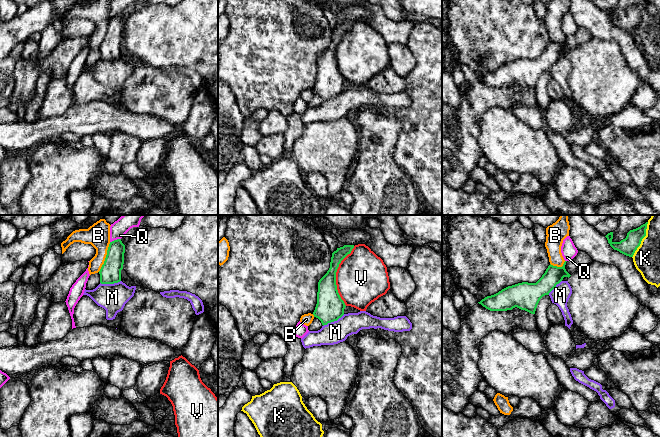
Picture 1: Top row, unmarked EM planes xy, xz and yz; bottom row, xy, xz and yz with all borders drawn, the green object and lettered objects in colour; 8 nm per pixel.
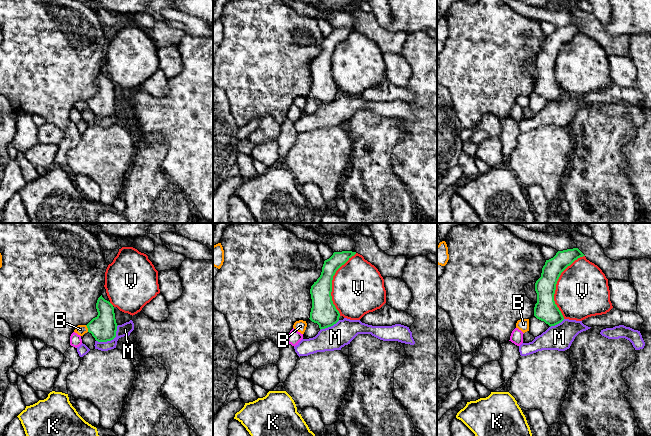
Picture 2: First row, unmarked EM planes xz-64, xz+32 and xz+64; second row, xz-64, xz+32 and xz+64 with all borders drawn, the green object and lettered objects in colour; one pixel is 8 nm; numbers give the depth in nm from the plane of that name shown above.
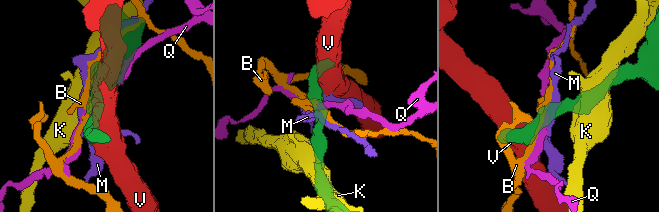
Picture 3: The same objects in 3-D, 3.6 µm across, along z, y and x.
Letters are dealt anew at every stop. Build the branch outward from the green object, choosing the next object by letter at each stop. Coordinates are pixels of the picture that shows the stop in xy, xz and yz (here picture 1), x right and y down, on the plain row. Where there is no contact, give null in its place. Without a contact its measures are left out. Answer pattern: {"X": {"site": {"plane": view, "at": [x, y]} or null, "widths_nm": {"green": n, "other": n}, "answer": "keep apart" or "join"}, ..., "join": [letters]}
{"B": {"site": {"plane": "xy", "at": [106, 33]}, "widths_nm": {"green": 170, "other": 190}, "answer": "keep apart"}, "K": {"site": {"plane": "yz", "at": [641, 16]}, "widths_nm": {"green": 140, "other": 220}, "answer": "keep apart"}, "M": {"site": {"plane": "xz", "at": [333, 97]}, "widths_nm": {"green": 220, "other": 180}, "answer": "keep apart"}, "Q": {"site": {"plane": "xy", "at": [115, 16]}, "widths_nm": {"green": 160, "other": 120}, "answer": "keep apart"}, "V": {"site": {"plane": "xz", "at": [335, 52]}, "widths_nm": {"green": 220, "other": 420}, "answer": "keep apart"}, "join": []}

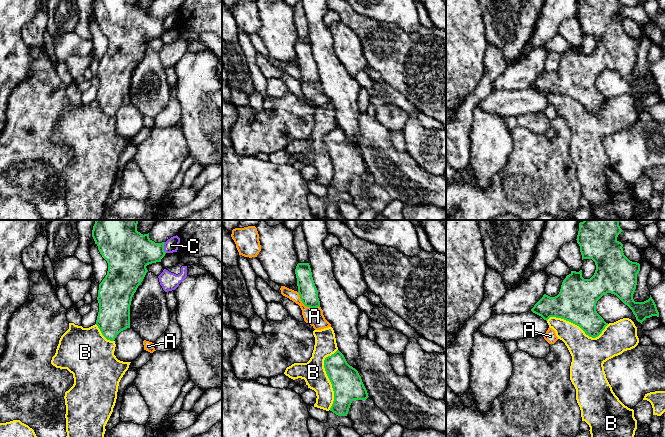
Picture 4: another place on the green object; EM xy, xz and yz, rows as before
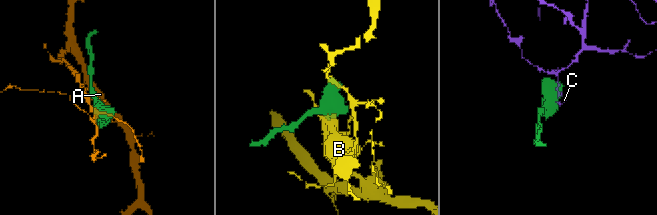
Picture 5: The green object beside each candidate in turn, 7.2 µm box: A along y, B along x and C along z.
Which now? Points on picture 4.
{"A": {"site": {"plane": "xz", "at": [306, 82]}, "widths_nm": {"green": 150, "other": 140}, "answer": "keep apart"}, "B": {"site": {"plane": "yz", "at": [578, 101]}, "widths_nm": {"green": 320, "other": 280}, "answer": "keep apart"}, "C": {"site": {"plane": "xy", "at": [163, 23]}, "widths_nm": {"green": 320, "other": 110}, "answer": "keep apart"}, "join": []}

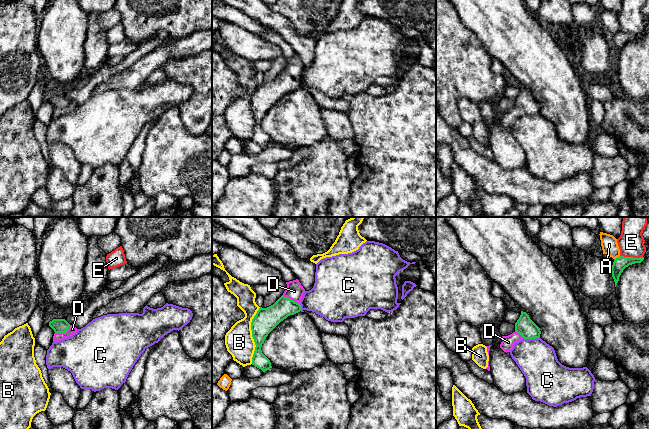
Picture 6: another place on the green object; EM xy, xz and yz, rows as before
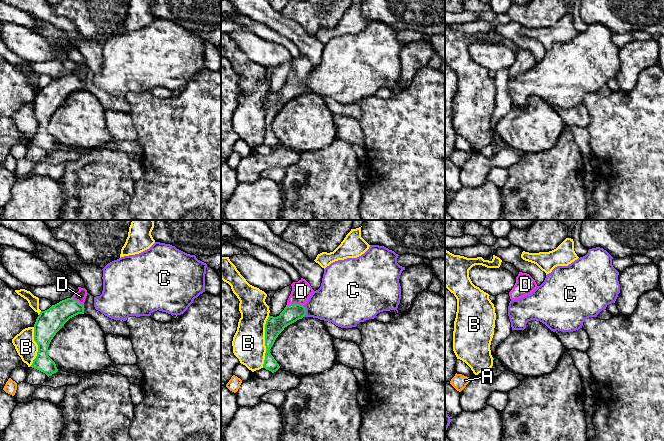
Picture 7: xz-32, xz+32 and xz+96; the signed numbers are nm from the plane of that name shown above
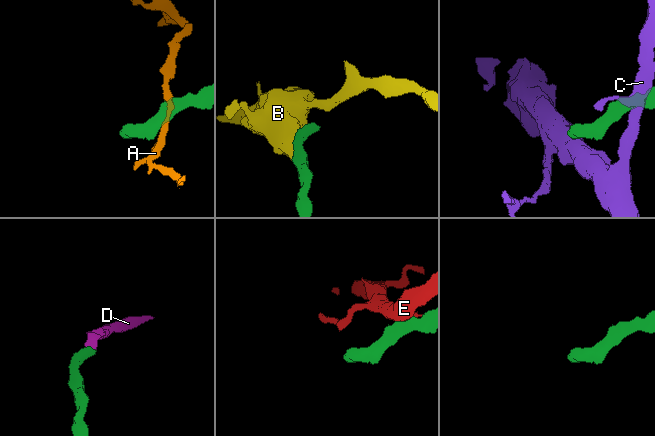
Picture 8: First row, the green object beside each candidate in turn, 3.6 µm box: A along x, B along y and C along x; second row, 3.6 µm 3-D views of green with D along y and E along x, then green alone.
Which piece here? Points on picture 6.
{"A": {"site": {"plane": "yz", "at": [617, 33]}, "widths_nm": {"green": 110, "other": 130}, "answer": "keep apart"}, "B": {"site": {"plane": "xz", "at": [252, 111]}, "widths_nm": {"green": 190, "other": 220}, "answer": "keep apart"}, "C": {"site": {"plane": "yz", "at": [531, 114]}, "widths_nm": {"green": 150, "other": 320}, "answer": "keep apart"}, "D": {"site": {"plane": "xz", "at": [290, 75]}, "widths_nm": {"green": 190, "other": 140}, "answer": "join"}, "E": {"site": {"plane": "yz", "at": [631, 33]}, "widths_nm": {"green": 110, "other": 200}, "answer": "keep apart"}, "join": ["D"]}

